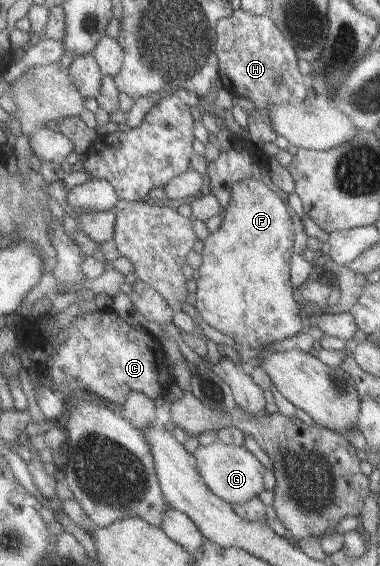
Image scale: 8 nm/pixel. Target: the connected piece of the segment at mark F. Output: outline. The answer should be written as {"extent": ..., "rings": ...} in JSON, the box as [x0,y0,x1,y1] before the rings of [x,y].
{"extent":[192,178,303,350],"rings":[[[253,178],[241,180],[241,182],[237,182],[231,190],[229,204],[225,208],[224,218],[219,229],[209,234],[209,236],[203,240],[203,249],[201,250],[203,262],[200,268],[197,269],[199,278],[197,279],[197,286],[194,293],[195,300],[192,304],[196,307],[197,314],[199,314],[199,318],[203,320],[203,323],[231,337],[235,343],[245,349],[255,350],[267,346],[267,344],[282,342],[302,331],[303,320],[301,320],[301,314],[299,314],[300,306],[297,304],[297,300],[295,300],[294,287],[291,284],[289,276],[289,259],[291,259],[291,256],[294,254],[293,240],[295,238],[295,228],[293,228],[293,220],[291,220],[292,215],[293,212],[287,209],[285,202],[274,191],[274,188],[269,188],[269,186],[266,186],[261,180],[253,180]]]}

